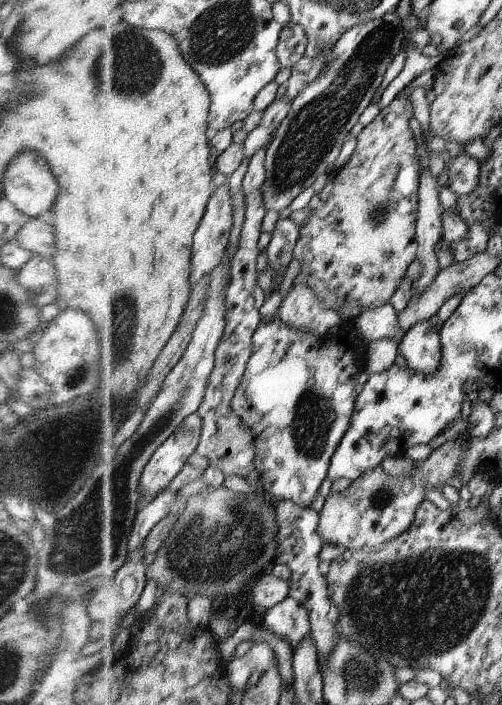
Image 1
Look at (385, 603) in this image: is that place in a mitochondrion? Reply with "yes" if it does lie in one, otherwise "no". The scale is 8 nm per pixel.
yes

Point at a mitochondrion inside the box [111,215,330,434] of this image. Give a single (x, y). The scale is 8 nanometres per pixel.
(120, 398)

